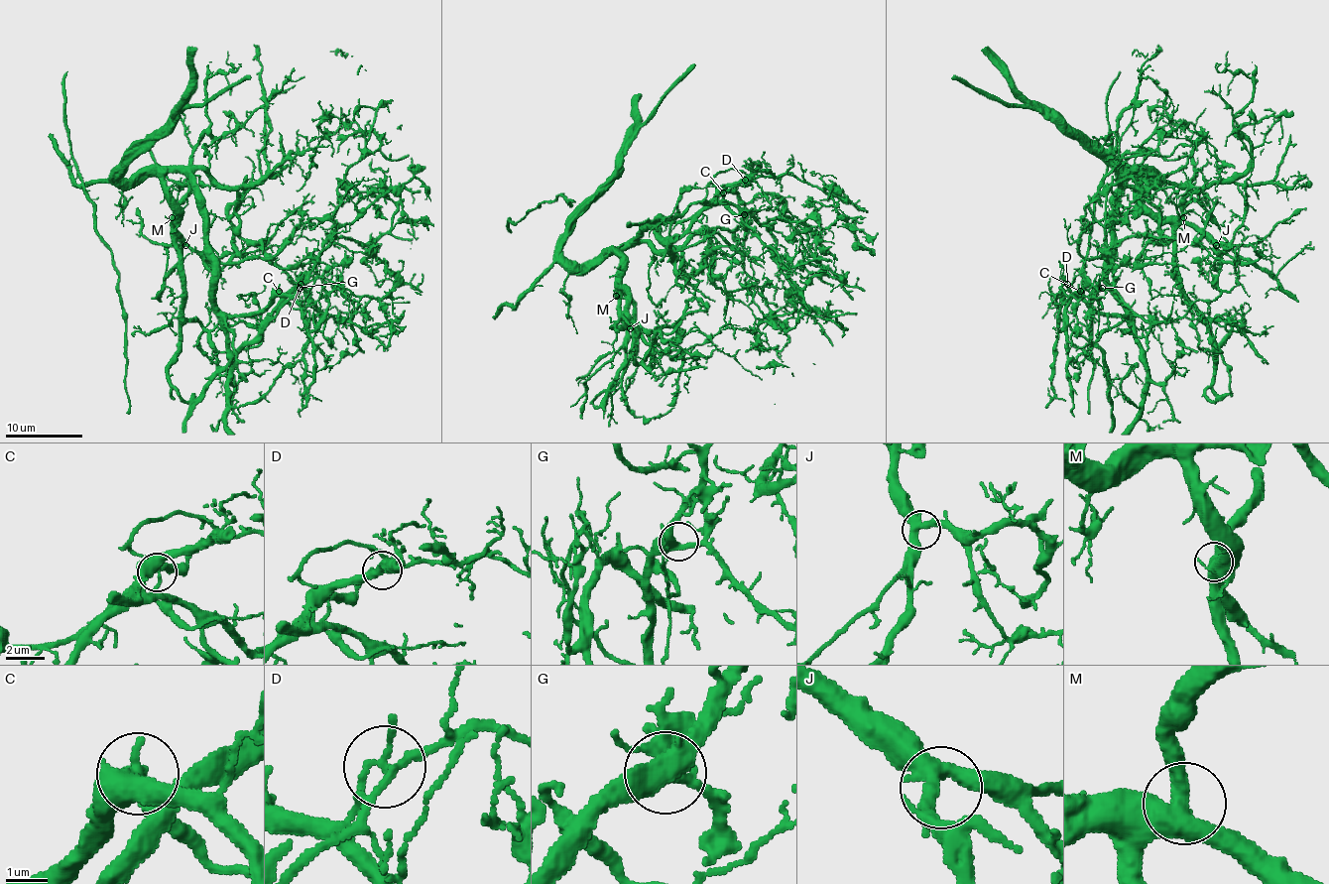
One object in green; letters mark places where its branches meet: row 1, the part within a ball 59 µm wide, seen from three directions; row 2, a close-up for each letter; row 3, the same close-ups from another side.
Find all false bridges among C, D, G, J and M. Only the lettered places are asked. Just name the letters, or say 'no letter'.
C, D

